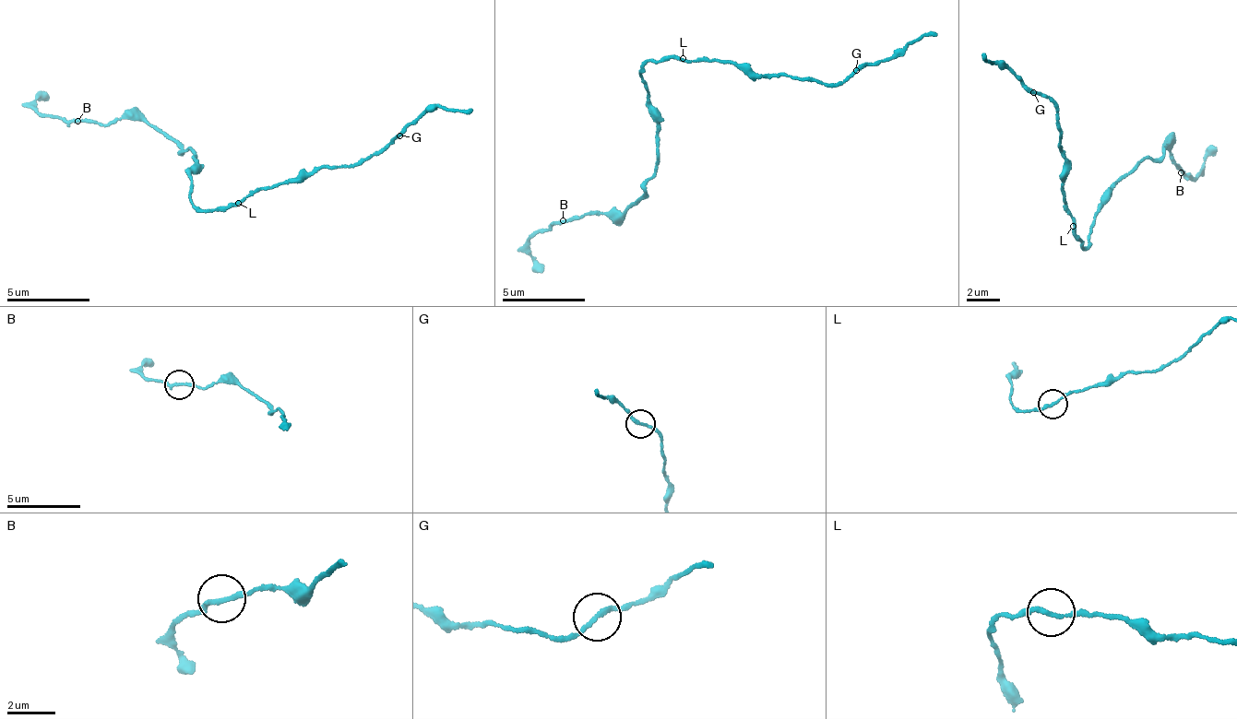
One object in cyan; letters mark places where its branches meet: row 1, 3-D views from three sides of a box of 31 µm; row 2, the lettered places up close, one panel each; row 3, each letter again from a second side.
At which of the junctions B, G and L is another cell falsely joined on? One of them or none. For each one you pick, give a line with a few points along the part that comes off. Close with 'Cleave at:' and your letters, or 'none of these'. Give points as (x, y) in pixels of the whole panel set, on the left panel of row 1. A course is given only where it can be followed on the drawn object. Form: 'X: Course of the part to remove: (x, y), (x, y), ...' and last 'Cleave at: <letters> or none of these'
Cleave at: none of these

